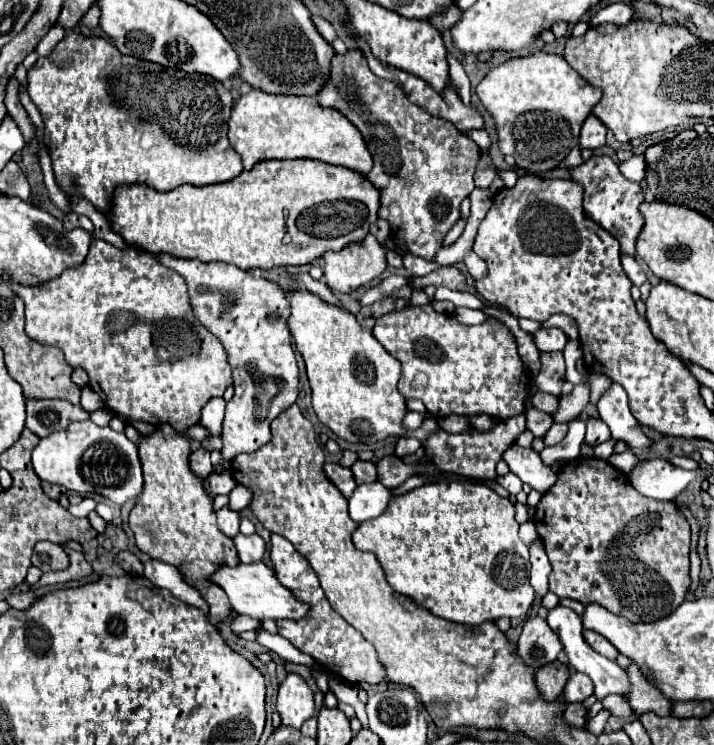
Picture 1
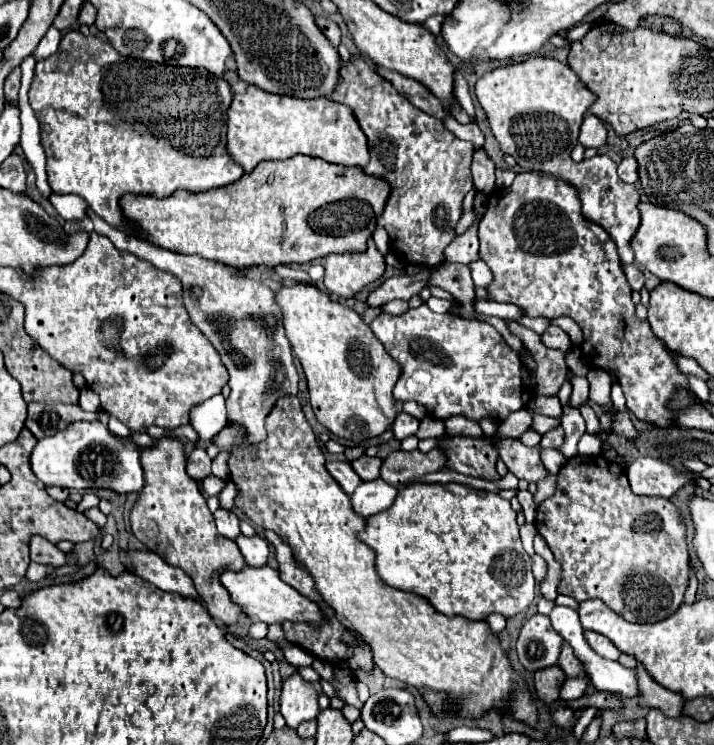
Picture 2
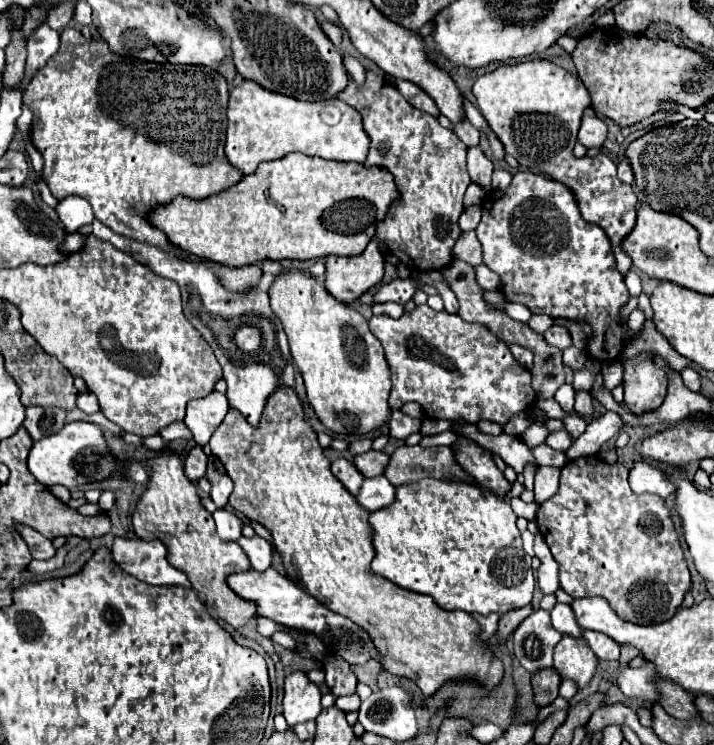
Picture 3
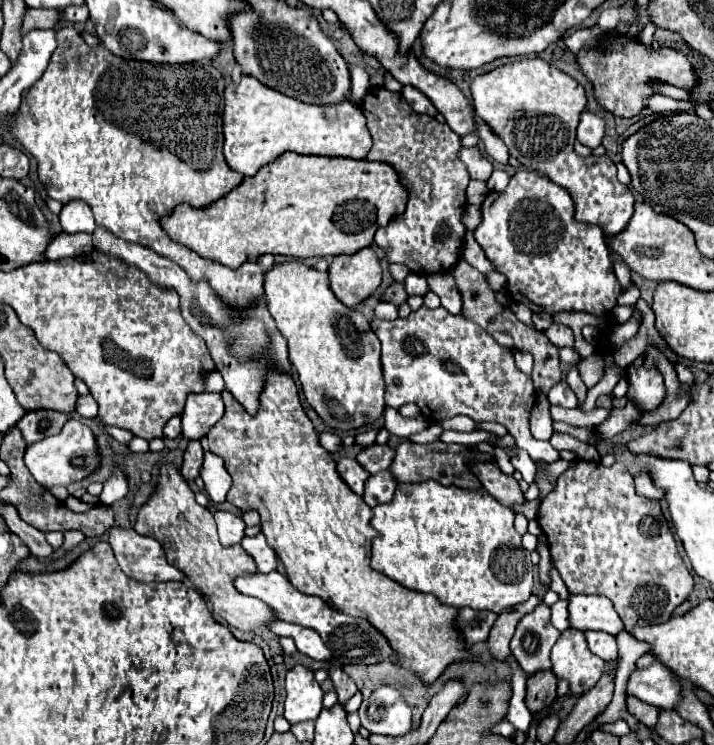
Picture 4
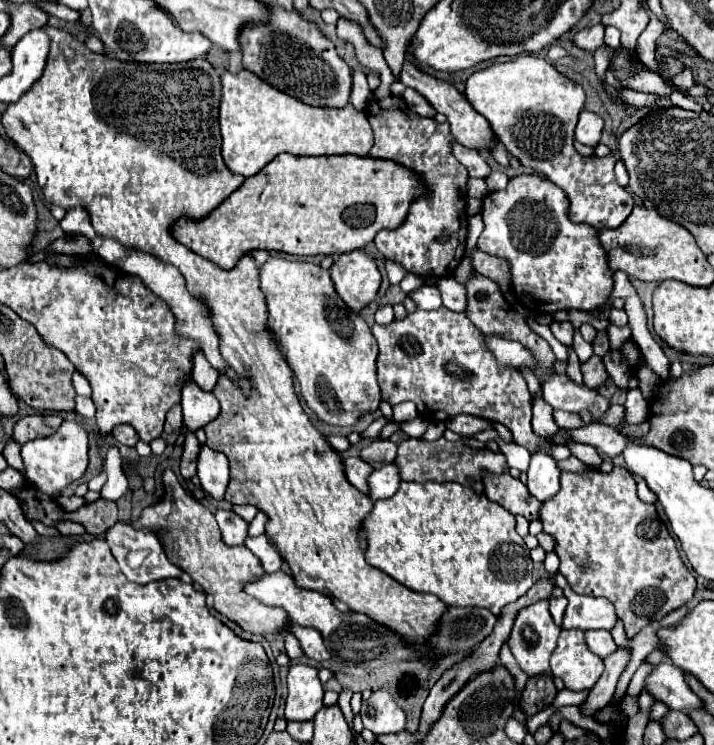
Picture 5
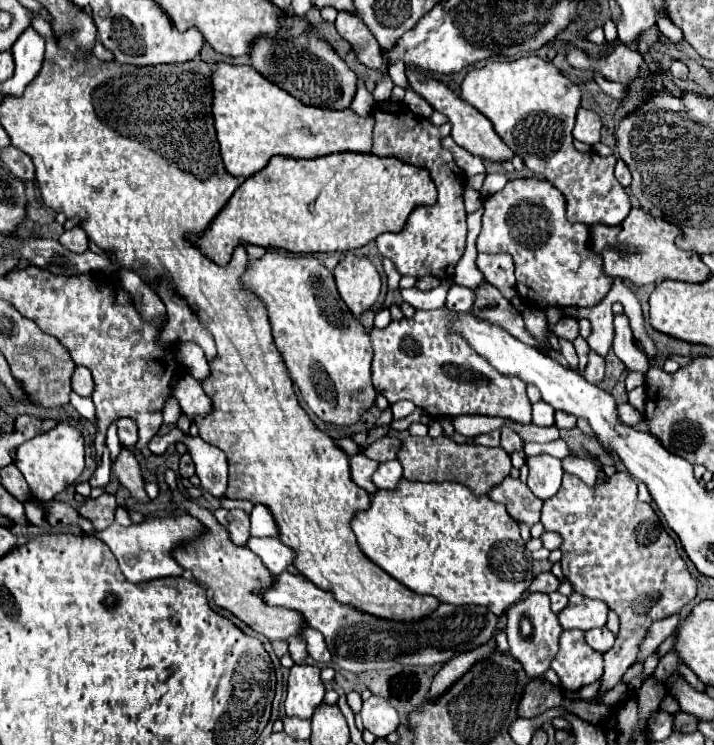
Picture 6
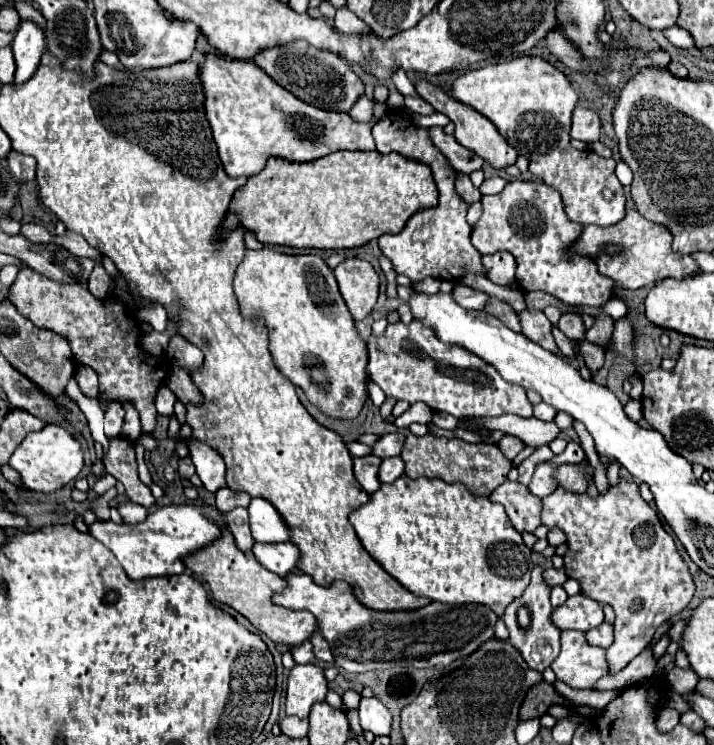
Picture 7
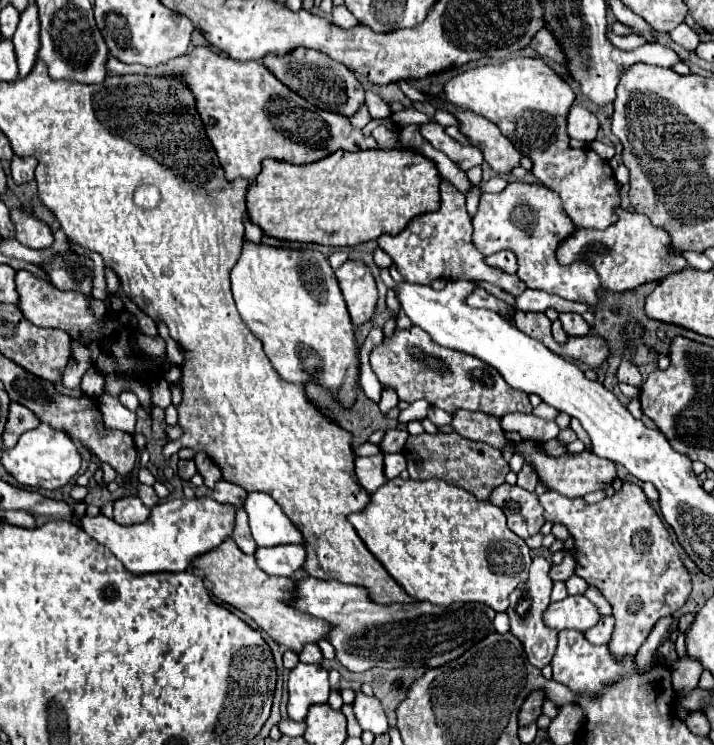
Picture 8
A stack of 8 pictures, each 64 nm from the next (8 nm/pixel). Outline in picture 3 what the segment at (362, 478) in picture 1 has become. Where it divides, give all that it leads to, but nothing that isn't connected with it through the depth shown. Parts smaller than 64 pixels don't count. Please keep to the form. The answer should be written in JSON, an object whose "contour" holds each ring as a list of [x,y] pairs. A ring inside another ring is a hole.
{"contour":[[[370,450],[366,454],[358,454],[354,458],[354,466],[360,470],[364,478],[374,478],[384,472],[384,464],[388,464],[388,456],[384,452]]]}

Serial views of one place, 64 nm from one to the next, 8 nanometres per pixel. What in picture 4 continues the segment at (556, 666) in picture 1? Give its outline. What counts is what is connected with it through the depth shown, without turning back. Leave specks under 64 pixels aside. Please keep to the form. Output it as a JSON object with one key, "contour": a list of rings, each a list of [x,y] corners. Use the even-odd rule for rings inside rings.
{"contour":[[[540,670],[528,678],[528,692],[526,692],[526,706],[532,714],[548,708],[556,694],[558,678],[550,670]]]}

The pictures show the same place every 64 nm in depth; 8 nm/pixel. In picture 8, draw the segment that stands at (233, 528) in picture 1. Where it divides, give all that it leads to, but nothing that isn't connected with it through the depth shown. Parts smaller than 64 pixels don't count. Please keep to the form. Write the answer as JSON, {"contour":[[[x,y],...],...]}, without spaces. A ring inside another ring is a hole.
{"contour":[[[242,506],[236,508],[236,524],[234,524],[234,532],[232,538],[236,540],[238,548],[246,554],[254,554],[256,552],[256,542],[252,540],[252,534],[248,532],[248,516],[244,512]]]}

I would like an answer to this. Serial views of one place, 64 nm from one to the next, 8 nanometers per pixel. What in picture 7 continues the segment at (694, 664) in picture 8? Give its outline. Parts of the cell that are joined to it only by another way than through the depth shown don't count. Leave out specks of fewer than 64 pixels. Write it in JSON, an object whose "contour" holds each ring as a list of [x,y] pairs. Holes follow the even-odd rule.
{"contour":[[[674,668],[674,670],[668,674],[666,680],[668,680],[670,688],[672,688],[674,692],[678,692],[678,694],[688,692],[688,690],[694,690],[696,684],[698,684],[698,676],[696,676],[696,672],[690,670],[690,668],[686,668],[686,670]]]}

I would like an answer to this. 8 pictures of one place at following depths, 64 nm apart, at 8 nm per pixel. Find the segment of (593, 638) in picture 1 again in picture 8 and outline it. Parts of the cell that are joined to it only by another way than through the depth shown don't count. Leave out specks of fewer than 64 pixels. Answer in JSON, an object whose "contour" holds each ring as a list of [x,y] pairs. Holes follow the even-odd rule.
{"contour":[[[602,616],[600,622],[594,628],[584,632],[584,636],[590,644],[608,644],[610,636],[612,636],[612,630],[614,630],[614,618],[612,616]]]}

